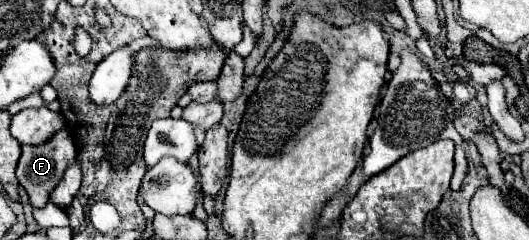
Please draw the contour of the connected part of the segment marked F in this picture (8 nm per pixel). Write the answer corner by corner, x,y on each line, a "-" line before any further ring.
67,130
57,132
43,146
23,146
23,154
17,164
17,178
19,178
19,184
27,190
29,204
33,208
45,208
45,204
49,202
49,194
55,190
55,186
61,182
65,170
73,162
75,162
75,146
73,146
73,138

